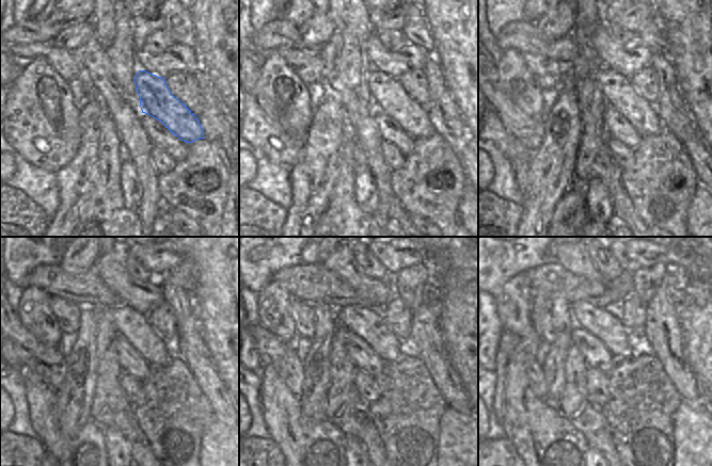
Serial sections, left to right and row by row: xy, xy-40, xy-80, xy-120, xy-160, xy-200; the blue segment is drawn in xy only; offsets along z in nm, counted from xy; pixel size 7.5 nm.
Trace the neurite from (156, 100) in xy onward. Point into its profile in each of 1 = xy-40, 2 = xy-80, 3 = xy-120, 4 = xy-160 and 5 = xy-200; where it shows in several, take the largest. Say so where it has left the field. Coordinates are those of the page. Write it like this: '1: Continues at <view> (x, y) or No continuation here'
1: Continues at xy-40 (390, 97)
2: Continues at xy-80 (617, 90)
3: Continues at xy-120 (132, 325)
4: Continues at xy-160 (367, 323)
5: Continues at xy-200 (601, 323).

